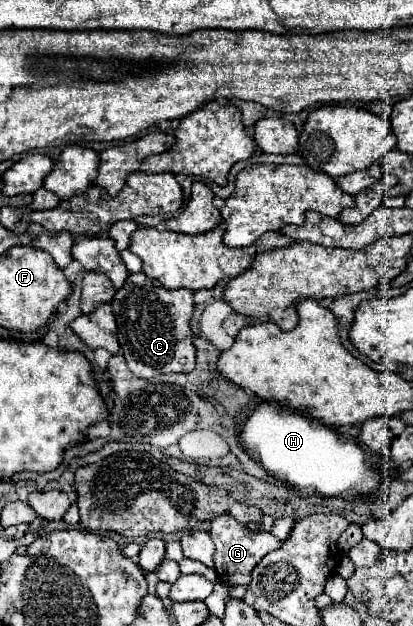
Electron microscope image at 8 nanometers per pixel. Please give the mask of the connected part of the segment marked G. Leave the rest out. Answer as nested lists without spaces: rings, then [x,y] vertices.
[[[217,516],[211,520],[209,530],[213,542],[215,542],[215,570],[221,582],[229,582],[233,586],[237,584],[249,584],[251,582],[251,570],[261,562],[261,558],[273,550],[277,550],[283,542],[275,538],[271,532],[253,532],[247,526],[241,526],[233,516]]]

